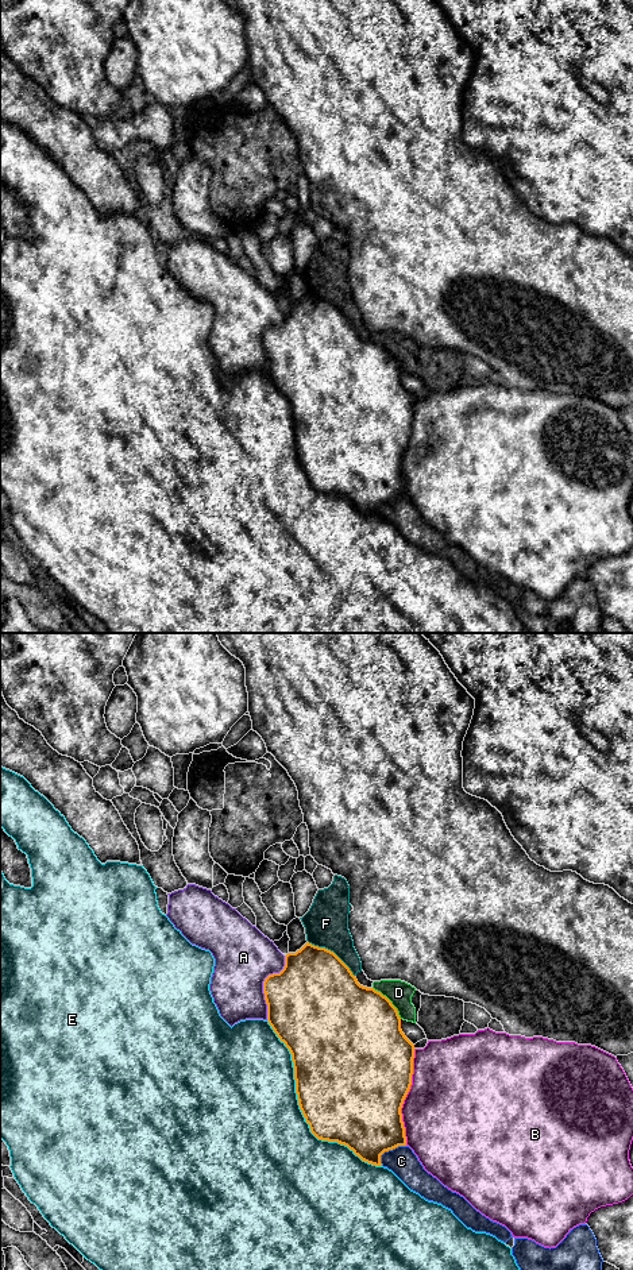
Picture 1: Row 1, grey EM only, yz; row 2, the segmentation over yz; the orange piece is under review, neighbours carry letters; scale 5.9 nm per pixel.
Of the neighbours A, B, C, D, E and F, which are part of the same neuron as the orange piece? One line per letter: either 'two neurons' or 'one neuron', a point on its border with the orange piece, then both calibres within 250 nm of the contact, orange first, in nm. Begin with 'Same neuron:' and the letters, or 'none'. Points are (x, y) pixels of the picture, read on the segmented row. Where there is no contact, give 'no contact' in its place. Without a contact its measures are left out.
Same neuron: none
A: two neurons | yz (263, 984) | 440/360 nm
B: two neurons | yz (405, 1096) | 500/500 nm
C: two neurons | yz (388, 1150) | 440/170 nm
D: two neurons | yz (390, 1002) | 500/150 nm
E: two neurons | yz (301, 1111) | 500/500 nm
F: two neurons | yz (332, 952) | 460/260 nm

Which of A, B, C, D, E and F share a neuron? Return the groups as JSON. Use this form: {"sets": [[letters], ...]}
{"sets": [["A"], ["B"], ["C"], ["D", "F"], ["E"]]}

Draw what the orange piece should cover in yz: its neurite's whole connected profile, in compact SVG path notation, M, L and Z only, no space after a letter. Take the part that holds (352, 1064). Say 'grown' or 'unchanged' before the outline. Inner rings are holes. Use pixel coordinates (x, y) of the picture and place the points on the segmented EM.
unchanged; M309 942L285 956L283 969L265 978L263 993L267 1022L292 1054L297 1100L310 1132L317 1139L347 1146L367 1163L382 1166L385 1151L406 1146L401 1108L413 1074L414 1045L401 1030L397 1008L381 992L360 985L333 951Z

